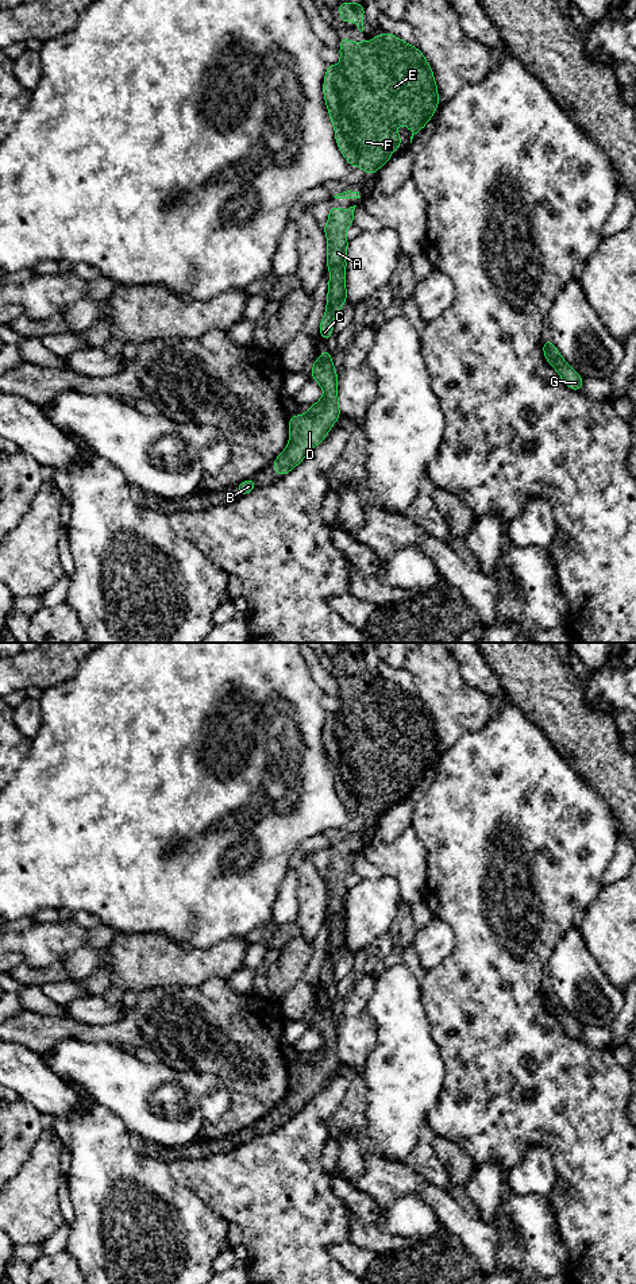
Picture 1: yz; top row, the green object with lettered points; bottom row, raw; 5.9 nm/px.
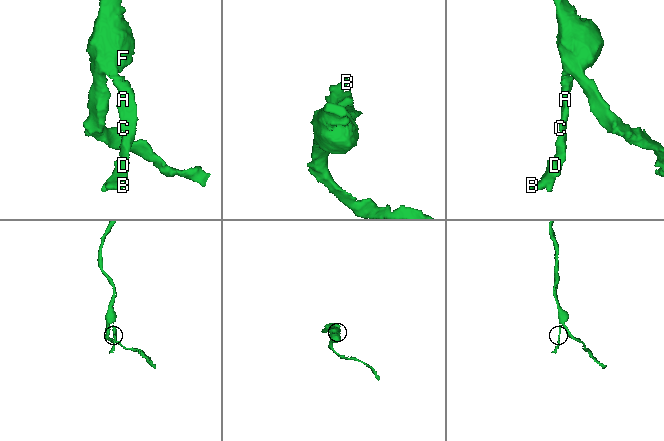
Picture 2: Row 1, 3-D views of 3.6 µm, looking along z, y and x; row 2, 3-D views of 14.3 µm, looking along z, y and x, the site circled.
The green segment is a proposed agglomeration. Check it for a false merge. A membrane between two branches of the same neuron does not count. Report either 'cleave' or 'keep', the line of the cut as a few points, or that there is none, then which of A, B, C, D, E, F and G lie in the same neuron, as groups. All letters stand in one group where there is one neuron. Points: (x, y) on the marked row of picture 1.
keep; no cut; A B C D E F G

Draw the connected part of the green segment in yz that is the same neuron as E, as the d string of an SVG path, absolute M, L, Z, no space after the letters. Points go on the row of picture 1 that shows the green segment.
M390 32L374 35L371 42L350 42L343 36L339 53L340 63L328 65L323 85L325 105L335 128L335 139L351 166L359 166L367 174L375 174L392 159L392 151L401 146L401 136L396 132L397 126L412 130L412 143L413 135L431 120L439 105L438 85L423 53Z

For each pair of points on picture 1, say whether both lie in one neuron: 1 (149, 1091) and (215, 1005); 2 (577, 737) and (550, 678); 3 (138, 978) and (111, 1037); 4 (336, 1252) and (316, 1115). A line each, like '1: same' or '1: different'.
1: different
2: same
3: different
4: different

